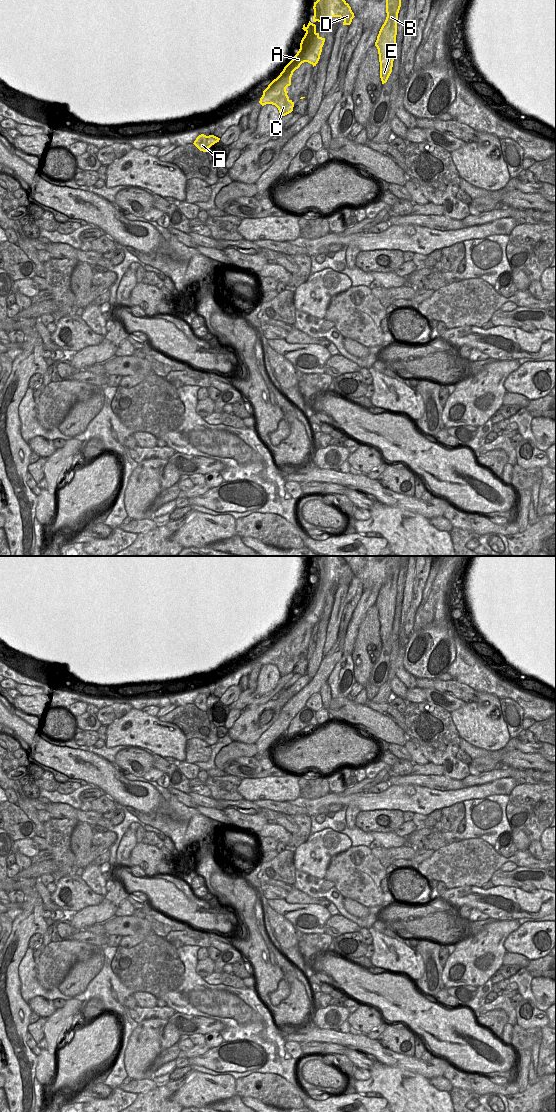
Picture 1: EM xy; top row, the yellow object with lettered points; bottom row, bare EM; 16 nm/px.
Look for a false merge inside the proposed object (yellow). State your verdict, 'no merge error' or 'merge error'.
merge error

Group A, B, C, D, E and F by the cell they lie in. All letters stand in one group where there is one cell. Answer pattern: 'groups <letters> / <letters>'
groups A B C D E / F

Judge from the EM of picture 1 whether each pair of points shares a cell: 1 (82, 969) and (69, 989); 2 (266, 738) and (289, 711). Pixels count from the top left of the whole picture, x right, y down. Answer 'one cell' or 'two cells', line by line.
1: one cell
2: one cell

